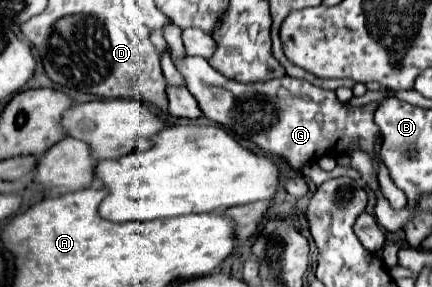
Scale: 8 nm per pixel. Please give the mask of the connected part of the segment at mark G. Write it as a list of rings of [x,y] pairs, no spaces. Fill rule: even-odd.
[[[185,56],[177,62],[177,70],[185,76],[185,86],[199,102],[205,118],[235,130],[237,136],[251,140],[263,154],[281,158],[289,168],[301,172],[315,158],[325,154],[339,158],[343,152],[357,148],[369,154],[375,174],[379,172],[379,156],[375,152],[379,126],[373,122],[373,114],[381,100],[369,102],[365,108],[351,106],[341,102],[335,92],[291,76],[245,84],[225,78],[207,60],[197,56]]]

